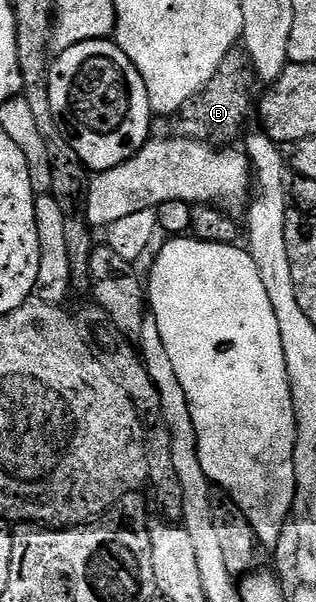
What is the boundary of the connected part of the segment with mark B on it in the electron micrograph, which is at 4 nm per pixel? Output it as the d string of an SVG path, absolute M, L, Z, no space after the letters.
M230 50L223 58L215 78L191 97L184 108L176 111L169 124L172 135L178 139L201 141L213 147L226 147L239 134L249 112L249 99L253 96L255 73L247 55Z

